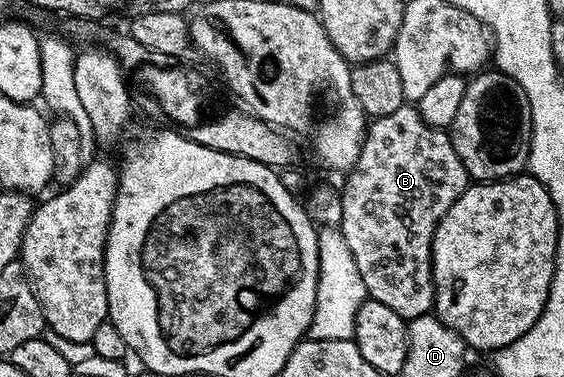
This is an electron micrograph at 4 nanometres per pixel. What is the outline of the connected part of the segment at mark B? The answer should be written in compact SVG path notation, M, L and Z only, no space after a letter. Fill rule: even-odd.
M415 106L374 117L361 154L345 179L338 229L357 262L368 297L385 302L408 322L428 315L435 307L431 243L440 218L469 186L450 135L427 124Z

